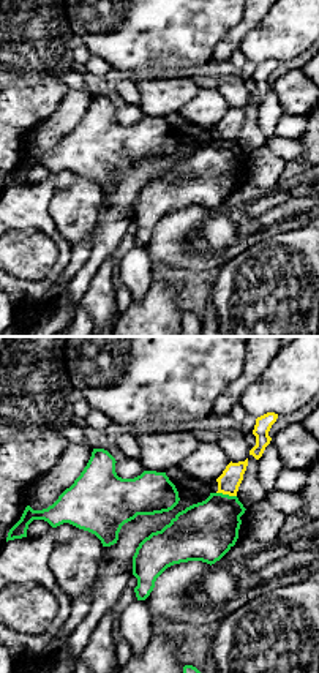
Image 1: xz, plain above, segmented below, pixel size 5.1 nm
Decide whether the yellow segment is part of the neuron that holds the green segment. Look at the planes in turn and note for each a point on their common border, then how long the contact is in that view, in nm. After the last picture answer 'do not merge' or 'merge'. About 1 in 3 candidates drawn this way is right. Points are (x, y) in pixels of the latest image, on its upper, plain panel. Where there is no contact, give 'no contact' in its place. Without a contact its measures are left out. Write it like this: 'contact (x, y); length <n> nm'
contact (226, 141); length 110 nm

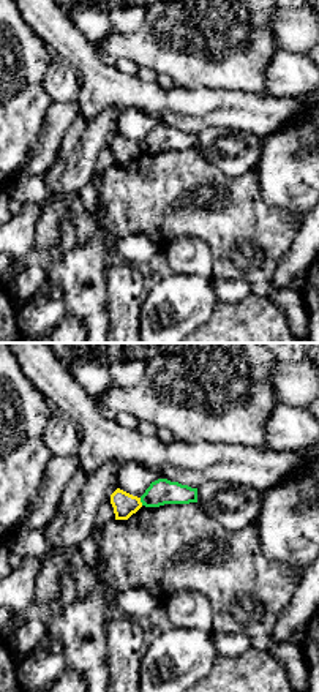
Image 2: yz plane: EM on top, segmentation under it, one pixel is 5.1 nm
contact (141, 147); length 40 nm

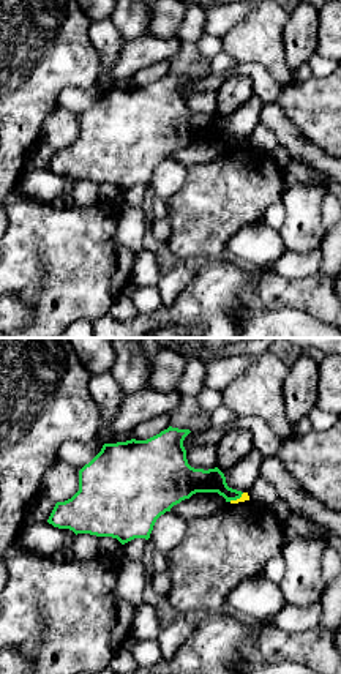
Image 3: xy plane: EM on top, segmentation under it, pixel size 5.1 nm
contact (236, 146); length 90 nm

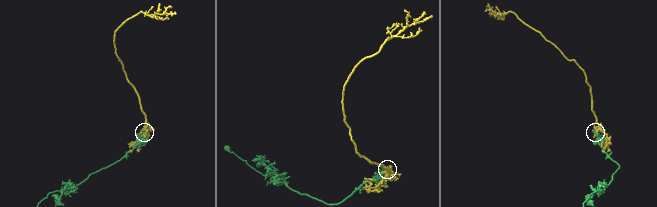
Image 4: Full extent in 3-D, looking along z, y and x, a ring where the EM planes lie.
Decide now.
do not merge

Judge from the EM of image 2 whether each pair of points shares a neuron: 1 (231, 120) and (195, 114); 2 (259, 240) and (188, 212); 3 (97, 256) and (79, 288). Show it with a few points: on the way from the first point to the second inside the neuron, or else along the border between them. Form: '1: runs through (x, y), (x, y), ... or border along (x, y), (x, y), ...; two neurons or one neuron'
1: runs through (221, 114), (204, 114); one neuron
2: runs through (242, 228), (226, 212), (206, 212); one neuron
3: runs through (89, 264), (81, 272), (81, 280); one neuron

